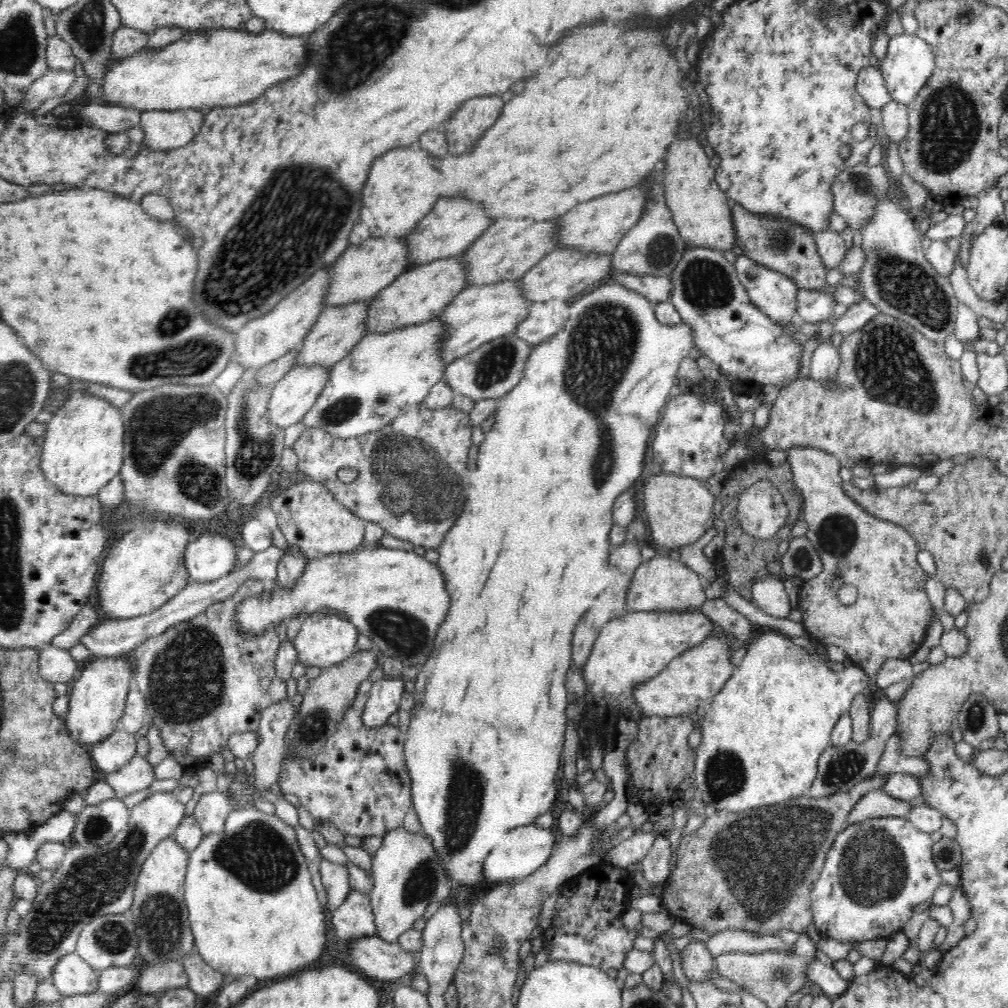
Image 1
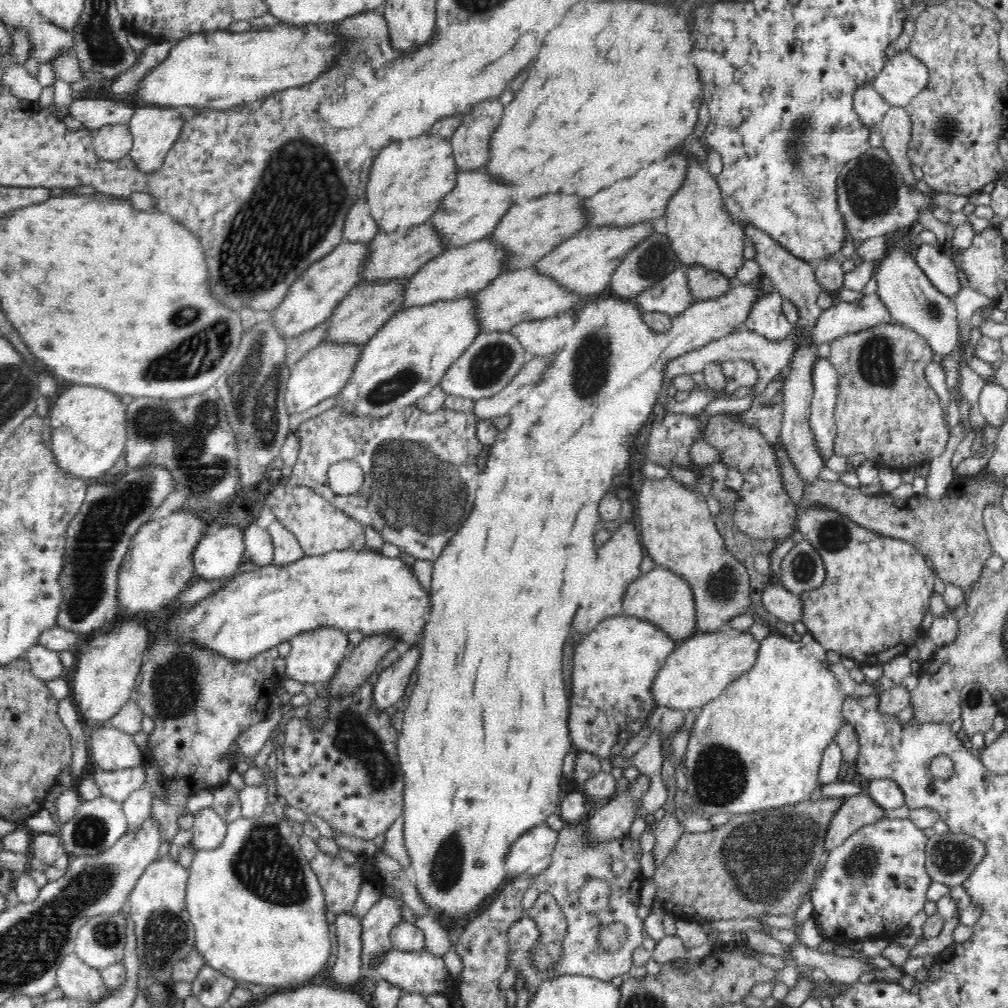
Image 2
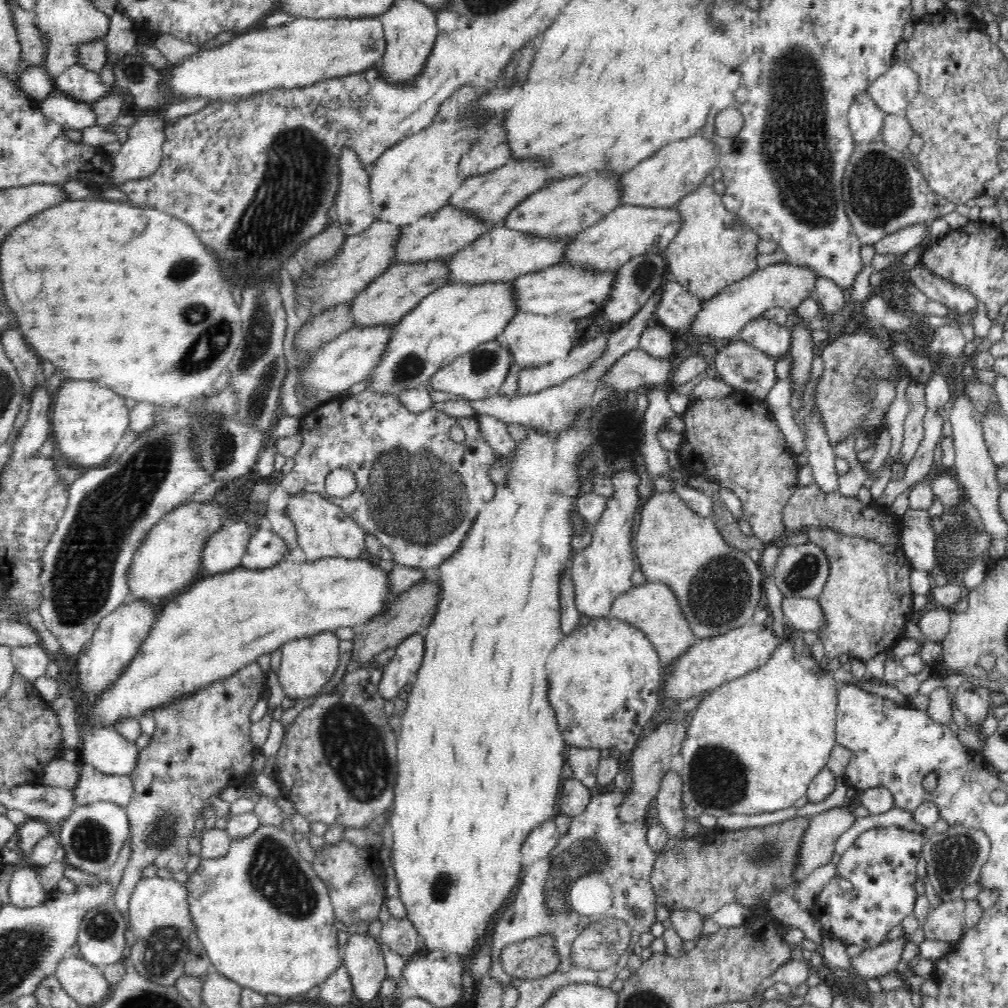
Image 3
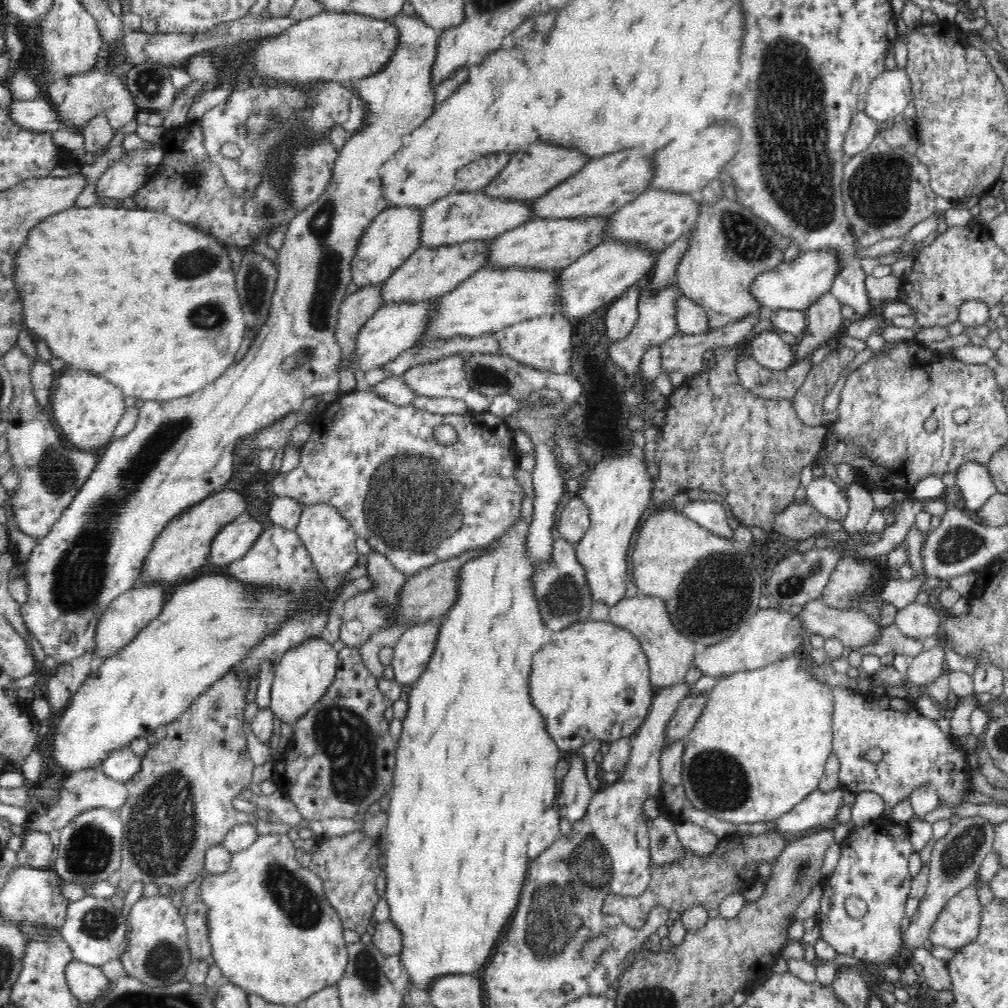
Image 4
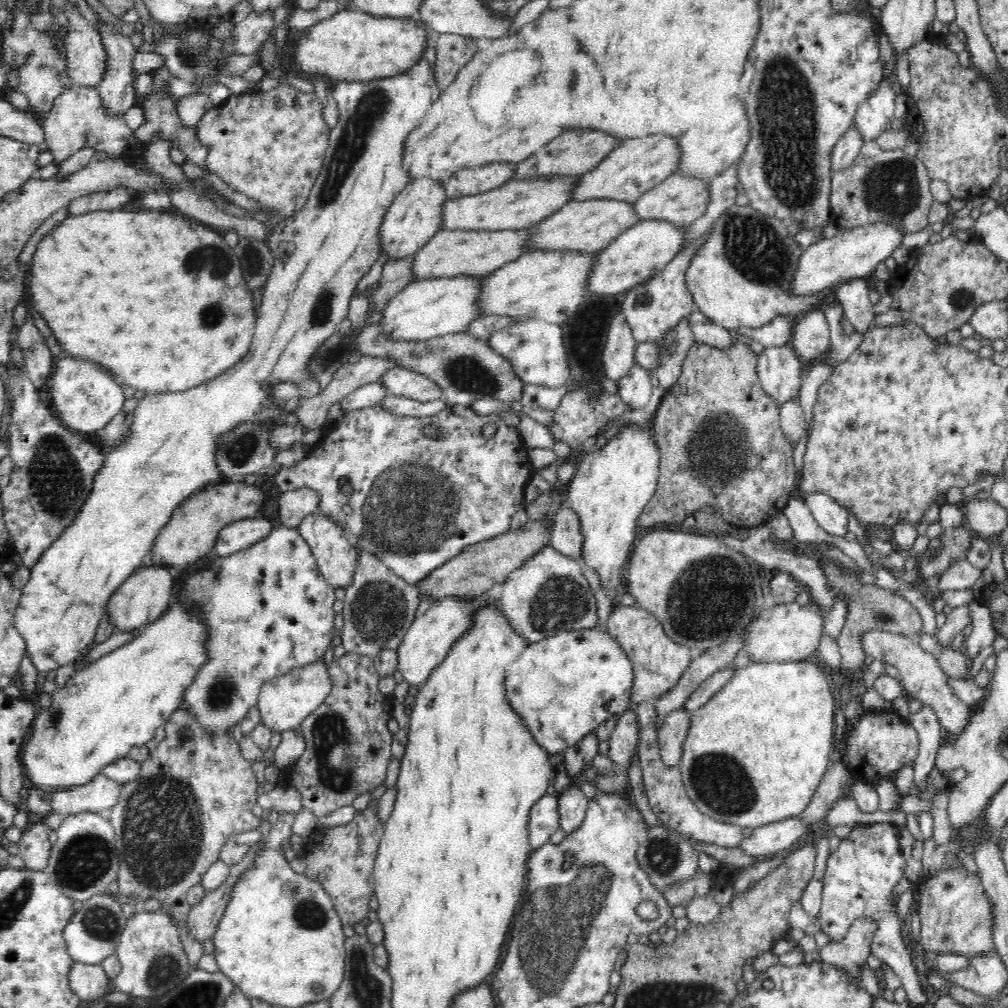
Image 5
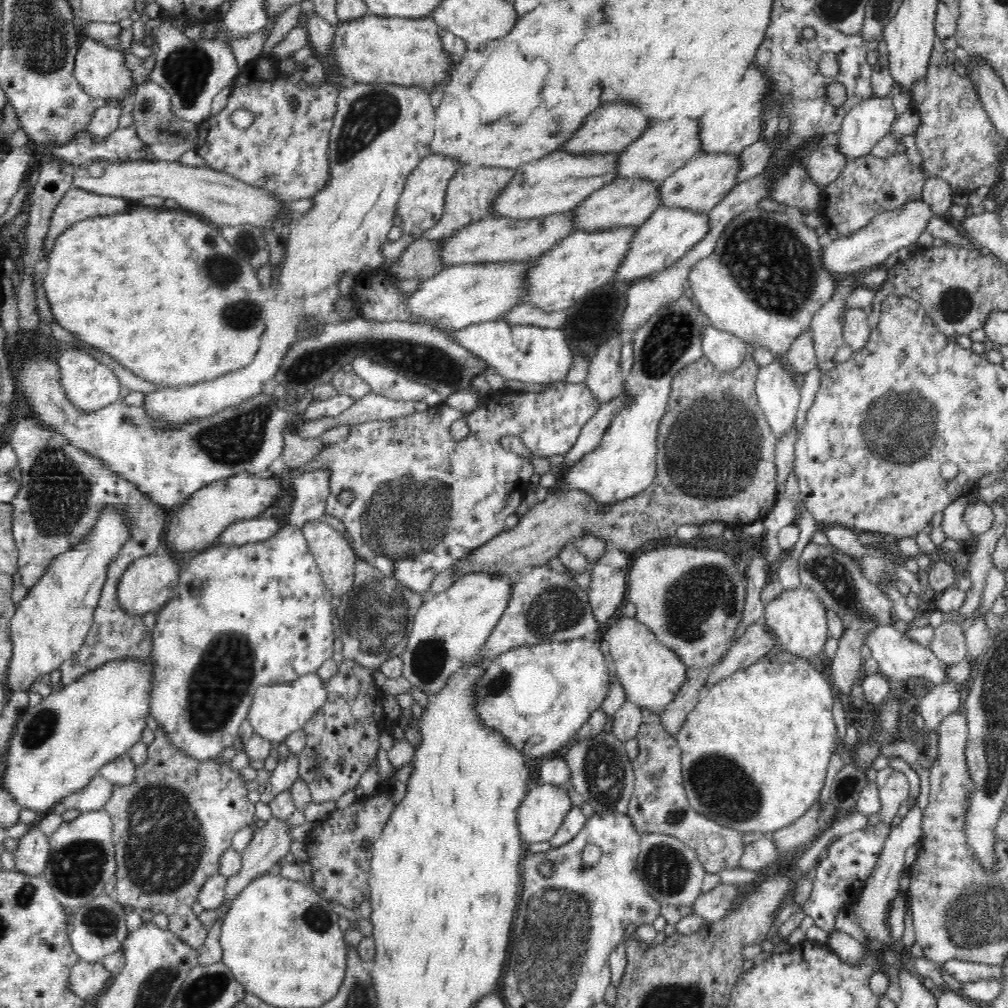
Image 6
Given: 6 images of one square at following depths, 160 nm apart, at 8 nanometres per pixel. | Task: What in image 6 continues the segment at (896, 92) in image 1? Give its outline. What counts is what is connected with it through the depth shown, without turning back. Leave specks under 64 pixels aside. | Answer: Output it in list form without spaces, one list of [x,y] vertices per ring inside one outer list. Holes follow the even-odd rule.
[[[872,96],[858,102],[845,114],[841,123],[839,152],[848,160],[870,154],[873,147],[891,133],[891,126],[896,119],[896,110],[892,99],[887,96]]]

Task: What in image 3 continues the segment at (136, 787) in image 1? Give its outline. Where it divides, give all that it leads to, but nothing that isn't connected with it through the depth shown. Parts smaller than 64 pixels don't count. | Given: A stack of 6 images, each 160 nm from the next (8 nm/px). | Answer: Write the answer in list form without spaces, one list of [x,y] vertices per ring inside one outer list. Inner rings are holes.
[[[90,763],[80,765],[80,772],[74,793],[76,806],[108,801],[125,807],[133,796],[130,775],[109,775],[94,768]]]

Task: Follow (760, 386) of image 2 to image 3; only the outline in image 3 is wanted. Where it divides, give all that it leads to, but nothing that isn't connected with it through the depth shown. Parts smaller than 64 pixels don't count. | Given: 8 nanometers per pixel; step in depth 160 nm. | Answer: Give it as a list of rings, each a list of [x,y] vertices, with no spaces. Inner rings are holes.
[[[638,348],[618,358],[610,370],[602,376],[599,388],[627,392],[639,386],[667,388],[674,370],[674,358],[652,357],[644,349]]]

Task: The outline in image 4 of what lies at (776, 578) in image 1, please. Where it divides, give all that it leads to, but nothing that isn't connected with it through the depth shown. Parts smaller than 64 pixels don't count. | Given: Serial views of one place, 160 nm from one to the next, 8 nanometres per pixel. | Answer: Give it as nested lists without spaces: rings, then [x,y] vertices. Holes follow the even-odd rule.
[[[820,599],[806,603],[799,618],[811,634],[820,635],[825,640],[839,639],[844,647],[853,650],[874,646],[882,636],[882,628],[872,616],[854,609],[834,609]]]

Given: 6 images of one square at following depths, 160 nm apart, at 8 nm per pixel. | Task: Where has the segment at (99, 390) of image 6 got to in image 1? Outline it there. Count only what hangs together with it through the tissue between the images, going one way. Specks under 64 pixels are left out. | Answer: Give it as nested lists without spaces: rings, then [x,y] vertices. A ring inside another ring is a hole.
[[[82,391],[70,394],[54,406],[52,418],[47,423],[46,434],[43,437],[43,456],[40,465],[46,478],[54,482],[59,490],[78,495],[97,495],[114,476],[120,474],[124,454],[124,421],[120,417],[119,409],[104,398],[90,396]]]

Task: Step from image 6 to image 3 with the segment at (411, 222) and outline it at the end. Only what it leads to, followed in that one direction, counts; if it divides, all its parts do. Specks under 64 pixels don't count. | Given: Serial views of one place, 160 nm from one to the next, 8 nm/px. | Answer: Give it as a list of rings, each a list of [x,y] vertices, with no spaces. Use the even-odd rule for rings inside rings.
[[[374,220],[362,234],[346,236],[334,265],[318,270],[314,277],[298,276],[299,280],[295,286],[296,311],[313,317],[332,306],[351,302],[395,262],[401,228],[402,226],[391,222]]]

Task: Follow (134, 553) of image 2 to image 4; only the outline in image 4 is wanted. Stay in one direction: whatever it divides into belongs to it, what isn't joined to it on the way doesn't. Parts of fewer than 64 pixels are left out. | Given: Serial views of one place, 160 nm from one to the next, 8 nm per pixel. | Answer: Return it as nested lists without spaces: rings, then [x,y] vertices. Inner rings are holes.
[[[218,490],[208,495],[202,502],[188,507],[184,512],[175,516],[160,531],[153,547],[144,559],[139,580],[142,583],[160,583],[163,588],[170,584],[182,582],[192,578],[208,562],[211,544],[220,529],[234,520],[239,520],[246,510],[247,498],[240,494],[240,490]]]

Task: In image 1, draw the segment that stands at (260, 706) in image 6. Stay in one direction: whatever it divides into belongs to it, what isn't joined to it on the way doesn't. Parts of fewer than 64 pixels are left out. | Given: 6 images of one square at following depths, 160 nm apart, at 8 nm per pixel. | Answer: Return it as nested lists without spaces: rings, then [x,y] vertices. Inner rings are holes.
[[[326,615],[306,617],[293,642],[298,663],[302,663],[306,668],[318,667],[321,670],[327,669],[328,666],[339,665],[353,655],[358,637],[359,631],[356,626],[350,625],[350,622],[343,617],[326,617]]]

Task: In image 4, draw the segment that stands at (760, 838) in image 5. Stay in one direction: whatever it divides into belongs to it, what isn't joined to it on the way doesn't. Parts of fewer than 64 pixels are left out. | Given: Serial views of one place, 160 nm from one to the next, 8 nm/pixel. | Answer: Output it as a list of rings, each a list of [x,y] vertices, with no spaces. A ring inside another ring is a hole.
[[[814,789],[800,804],[777,819],[771,830],[773,838],[776,832],[785,832],[788,836],[800,836],[808,830],[817,830],[831,826],[831,821],[843,806],[844,789],[823,792]]]

